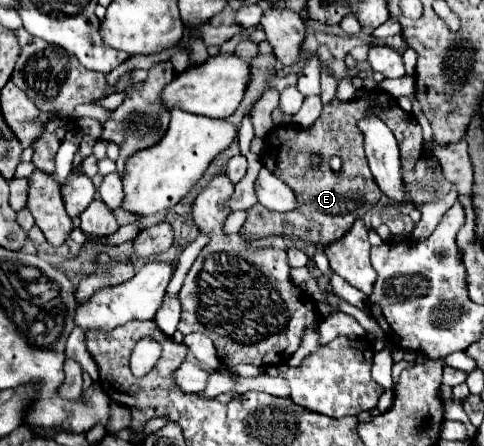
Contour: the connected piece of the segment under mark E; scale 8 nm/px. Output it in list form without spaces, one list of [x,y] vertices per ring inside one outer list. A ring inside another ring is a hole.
[[[334,98],[322,108],[322,114],[312,126],[300,128],[294,124],[278,126],[276,134],[290,134],[286,144],[278,146],[278,166],[276,172],[282,172],[282,182],[290,184],[296,194],[296,202],[300,202],[300,210],[290,210],[288,214],[270,212],[260,204],[254,204],[248,212],[248,218],[242,226],[244,236],[286,236],[292,240],[302,240],[312,246],[326,246],[332,240],[338,240],[356,218],[362,218],[378,200],[380,188],[376,186],[372,172],[366,162],[362,132],[356,122],[366,114],[368,100],[354,98],[350,102],[340,102]],[[318,152],[322,156],[322,166],[310,166],[310,154]],[[332,156],[342,158],[342,172],[332,172],[328,160]]]

